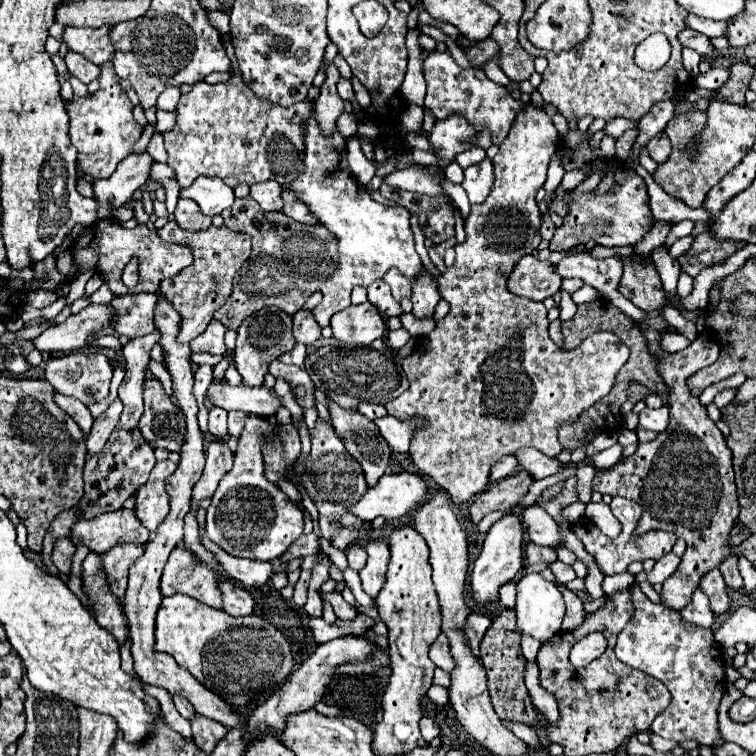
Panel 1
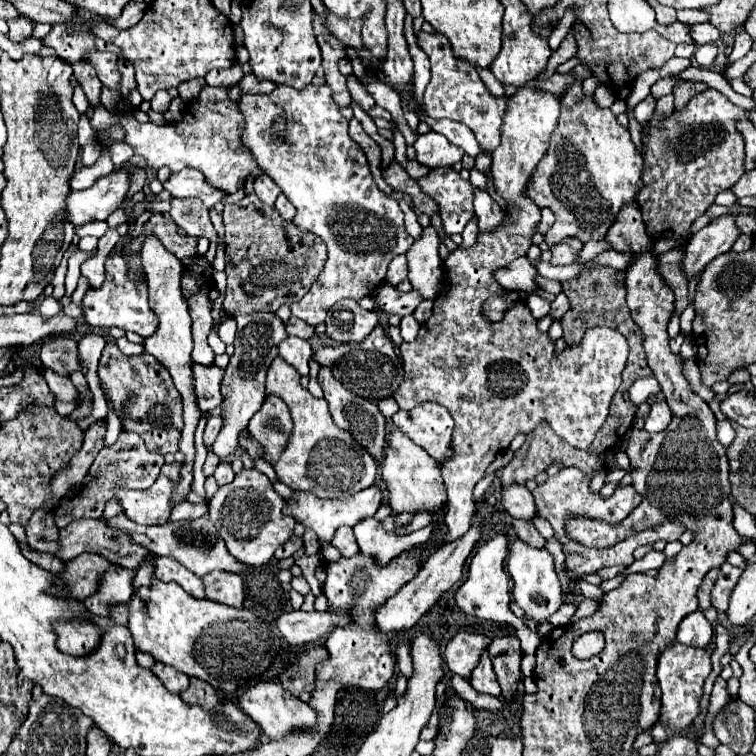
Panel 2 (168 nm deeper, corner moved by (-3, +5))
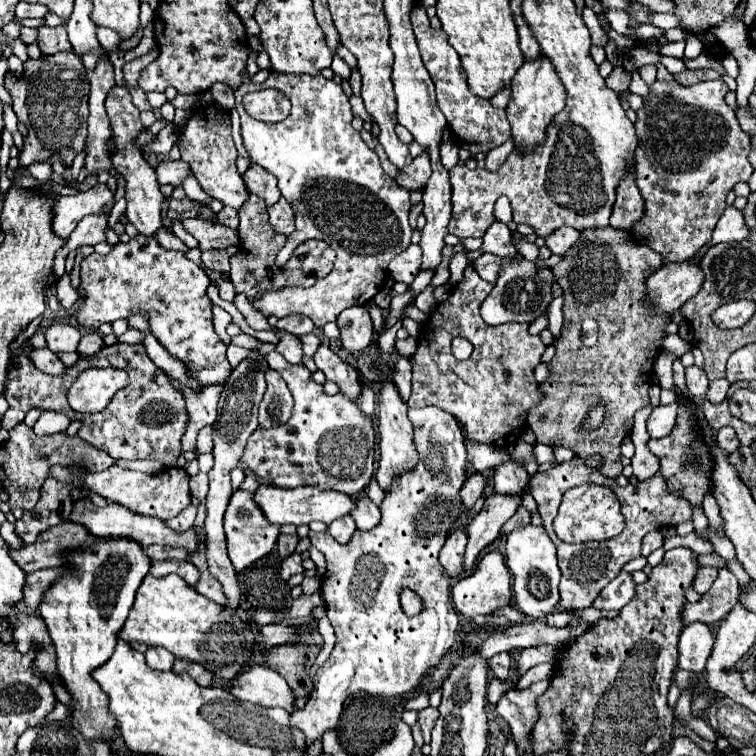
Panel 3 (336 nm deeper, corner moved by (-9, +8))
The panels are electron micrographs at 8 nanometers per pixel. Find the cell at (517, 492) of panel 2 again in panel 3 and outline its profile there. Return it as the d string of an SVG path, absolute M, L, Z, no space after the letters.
M513 462L501 464L493 472L493 486L497 494L505 496L523 496L529 486L529 474L523 466L517 466Z

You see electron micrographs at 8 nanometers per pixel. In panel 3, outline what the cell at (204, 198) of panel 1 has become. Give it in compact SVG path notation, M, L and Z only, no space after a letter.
M171 160L161 162L155 172L157 172L159 184L171 184L175 188L181 186L187 176L193 176L191 168L187 168L187 164L183 160L177 160L177 162L171 162Z

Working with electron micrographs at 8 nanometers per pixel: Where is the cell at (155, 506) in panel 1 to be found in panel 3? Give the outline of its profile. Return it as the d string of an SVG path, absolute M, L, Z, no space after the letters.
M111 466L103 472L89 472L85 476L85 486L103 496L107 502L117 502L125 508L129 508L135 514L143 516L155 516L161 520L171 520L177 516L185 506L191 504L191 492L189 492L189 474L183 468L165 468L159 474L143 474L143 472L131 472L123 470L119 466Z

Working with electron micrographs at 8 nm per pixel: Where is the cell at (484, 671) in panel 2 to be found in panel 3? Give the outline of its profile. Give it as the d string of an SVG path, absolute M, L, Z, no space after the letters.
M549 678L532 683L525 690L507 690L501 700L497 702L497 712L507 720L511 726L511 734L515 738L519 754L531 752L531 742L529 742L529 732L533 730L533 724L539 716L535 708L535 698L543 694L549 686Z

